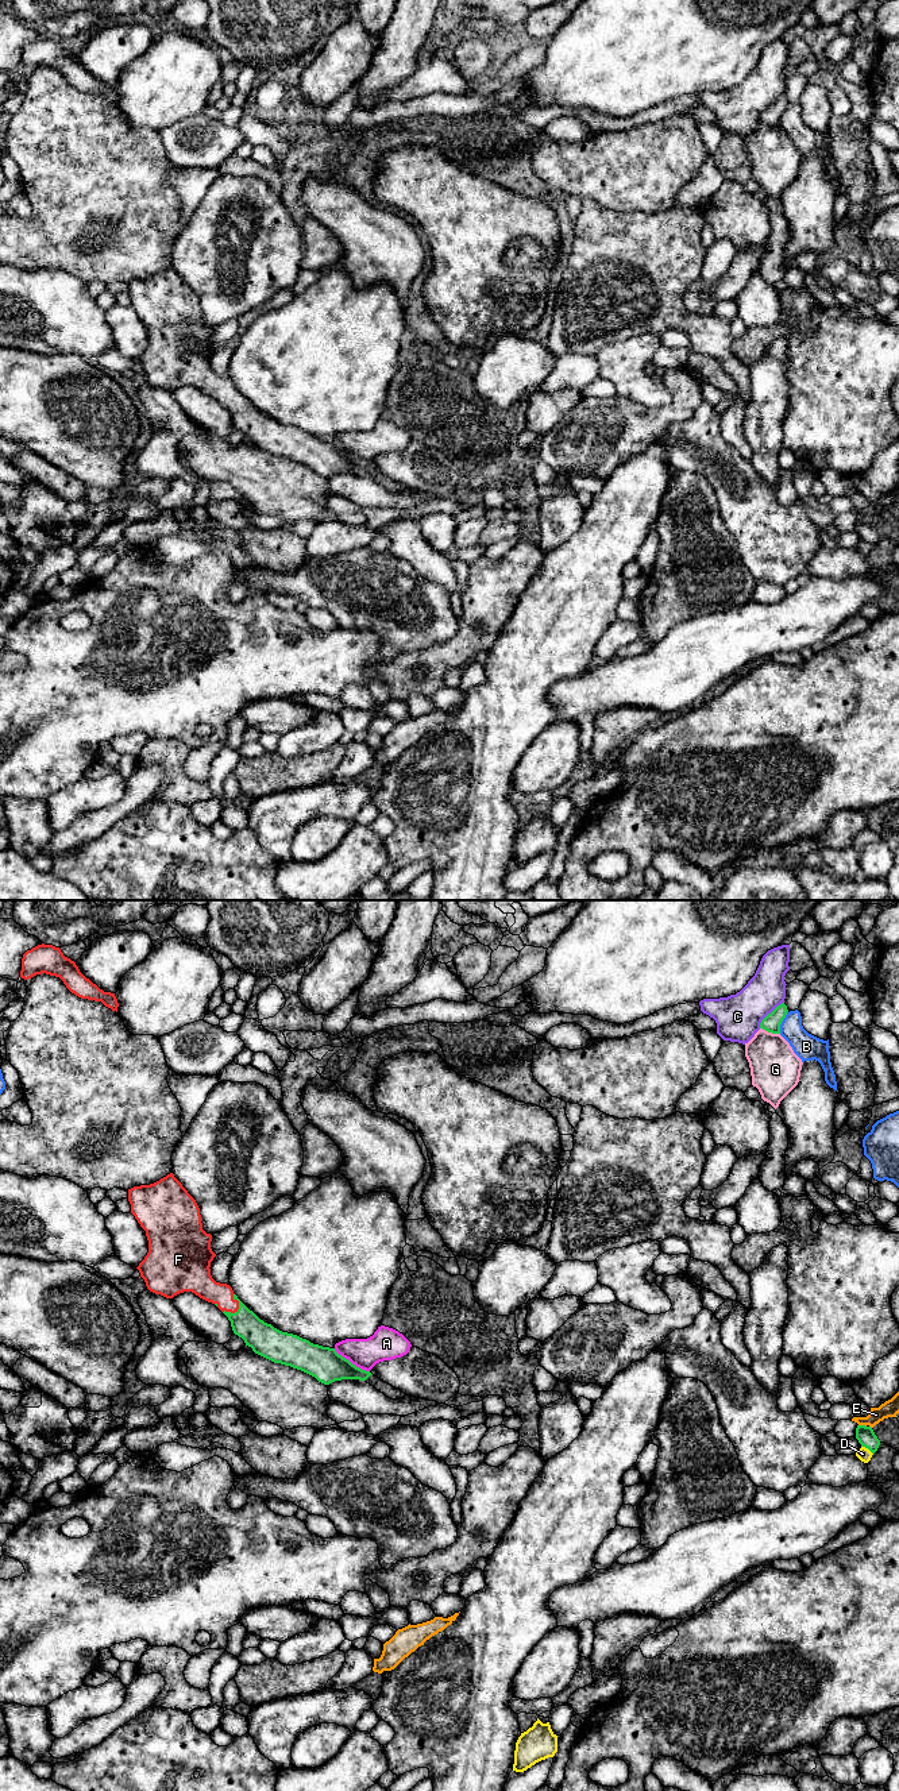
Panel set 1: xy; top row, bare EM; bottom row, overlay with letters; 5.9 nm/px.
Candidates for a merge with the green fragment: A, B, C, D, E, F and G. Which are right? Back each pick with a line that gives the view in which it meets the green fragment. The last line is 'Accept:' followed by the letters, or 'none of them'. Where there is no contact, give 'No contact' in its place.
F: Touches green in xy
Accept: F

